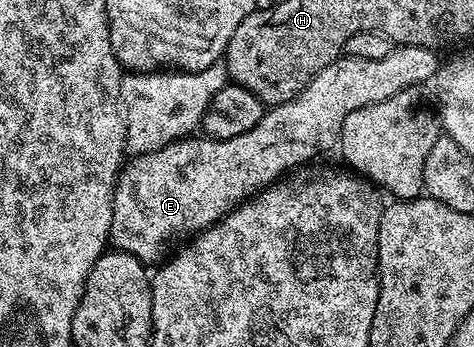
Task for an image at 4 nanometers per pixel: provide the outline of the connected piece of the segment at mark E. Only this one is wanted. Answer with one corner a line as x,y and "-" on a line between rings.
396,45
390,51
390,55
385,55
383,59
354,59
347,55
337,57
334,63
330,63
322,71
318,71
318,75
314,75
314,79
310,79
310,83
305,87
293,101
287,101
281,105
273,105
265,112
262,119
258,119
258,123
254,127
250,127
250,131
246,131
242,135
234,135
234,139
216,140
215,137
207,135
189,135
180,138
170,144
162,147
160,150
150,151
140,156
133,156
130,163
125,164
121,168
120,175
116,179
116,194
112,197
112,235
110,245
112,249
121,249
123,253
129,253
145,263
151,261
159,262
165,256
167,251
167,241
172,241
175,237
180,237
183,233
189,235
199,234
201,231
208,229
211,225
223,219
227,213
232,212
245,201
257,196
261,191
268,189
277,184
281,180
283,173
288,173
291,169
296,169
299,165
304,165
307,161
315,159
319,153
324,153
327,149
335,150
337,148
340,132
342,131
342,123
346,123
346,115
350,115
354,111
358,111
362,107
370,107
374,103
382,103
382,99
390,99
390,95
398,95
398,91
409,89
415,85
421,87
427,86
437,76
438,70
442,64
437,50
427,49
426,47
414,47
413,45

